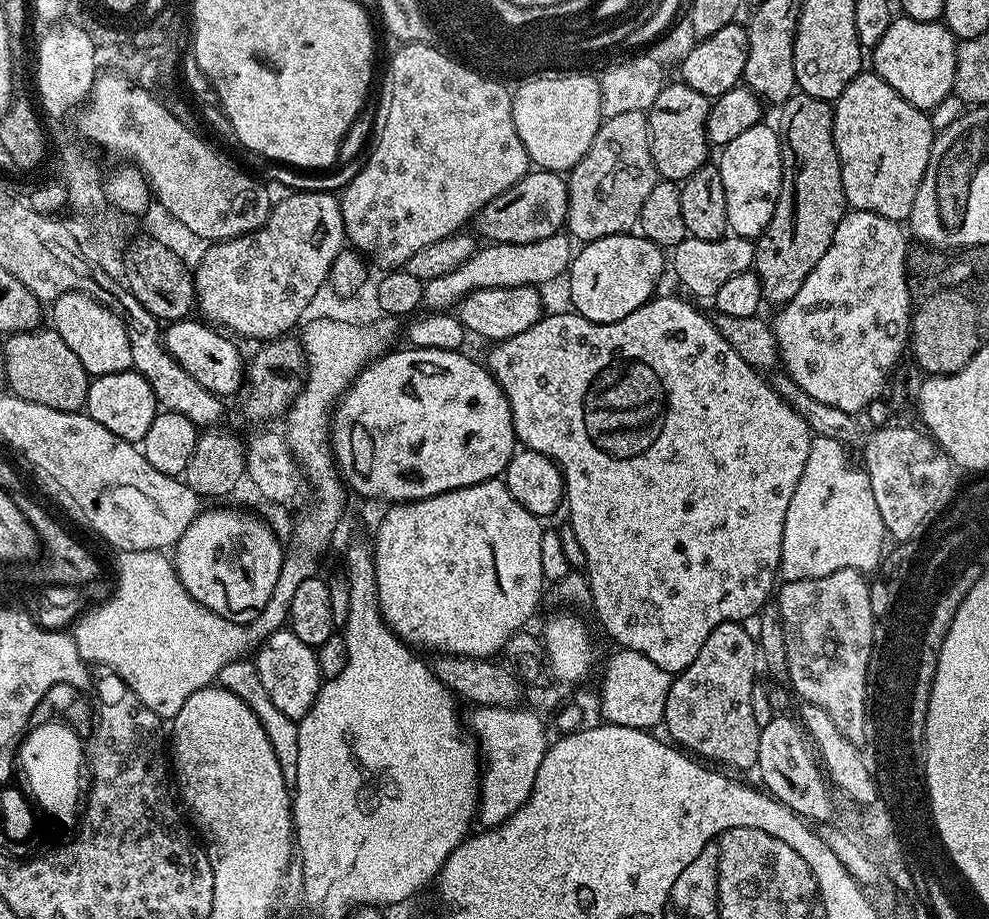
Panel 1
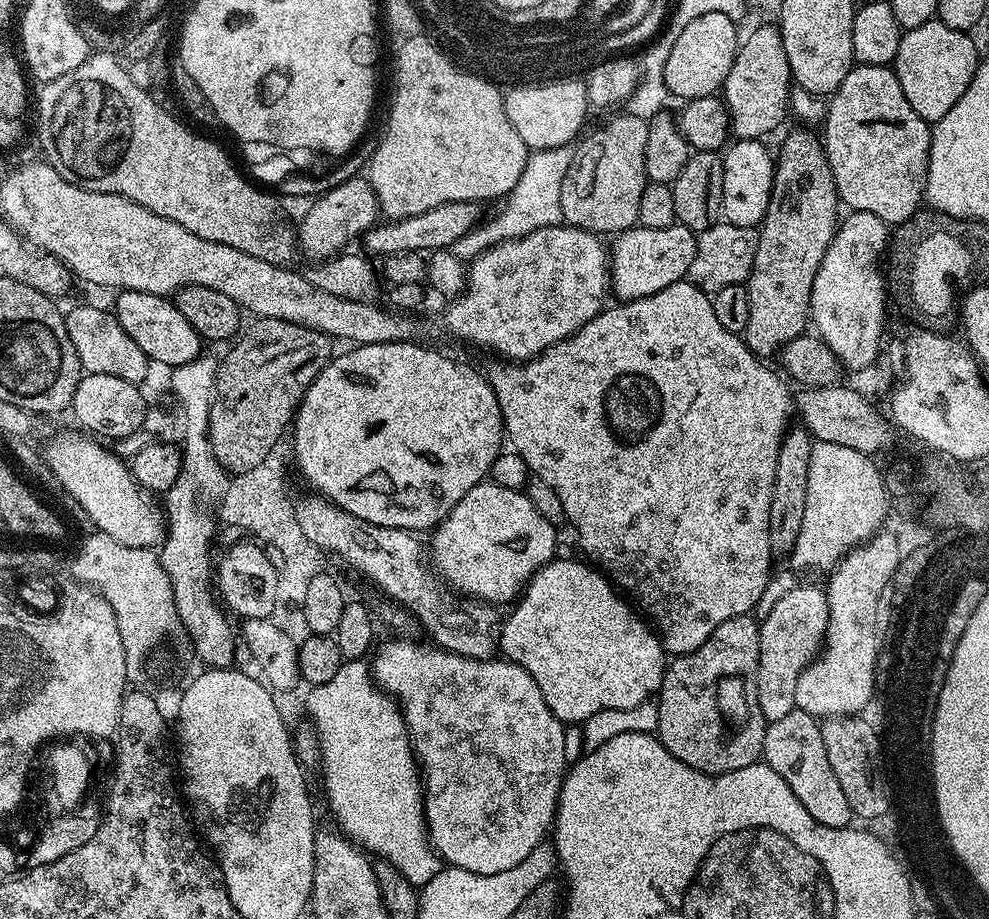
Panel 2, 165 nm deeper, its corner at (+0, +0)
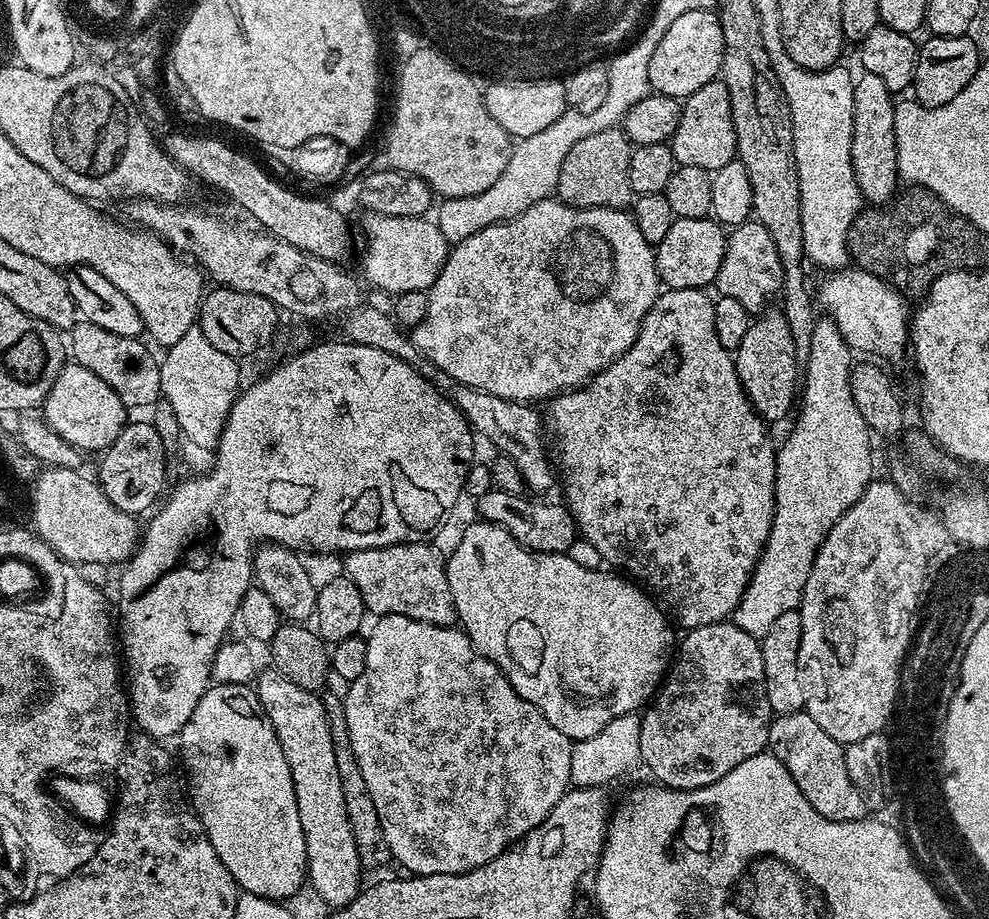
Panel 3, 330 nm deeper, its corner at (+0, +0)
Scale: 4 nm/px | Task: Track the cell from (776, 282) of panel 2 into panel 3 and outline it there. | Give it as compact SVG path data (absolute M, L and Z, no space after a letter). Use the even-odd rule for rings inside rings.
M783 311L767 312L757 315L749 323L742 342L734 350L734 359L748 401L765 421L773 422L782 419L788 411L791 413L797 403L798 371L795 366L794 338Z

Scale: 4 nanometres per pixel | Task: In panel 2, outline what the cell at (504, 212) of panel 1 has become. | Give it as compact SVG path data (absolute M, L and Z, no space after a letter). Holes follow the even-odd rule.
M474 200L442 202L434 206L434 210L426 210L426 214L414 214L402 220L377 223L362 236L365 248L363 251L372 258L385 258L401 255L403 252L431 254L437 250L451 249L452 244L462 238L462 234L470 234L470 230L474 230L476 225L485 219L486 212L480 208L483 207Z

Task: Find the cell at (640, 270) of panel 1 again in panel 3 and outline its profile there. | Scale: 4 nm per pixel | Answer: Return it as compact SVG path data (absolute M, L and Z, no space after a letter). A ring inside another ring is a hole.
M678 218L666 238L655 245L656 269L668 288L707 289L715 285L718 266L722 266L726 232L711 218Z

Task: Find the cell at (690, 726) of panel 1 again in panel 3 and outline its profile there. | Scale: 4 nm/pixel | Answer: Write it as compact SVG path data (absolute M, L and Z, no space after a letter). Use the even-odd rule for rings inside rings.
M730 622L694 628L685 636L688 637L681 644L679 641L678 655L666 679L640 717L642 764L652 771L651 779L663 787L694 790L718 782L718 778L730 774L734 766L759 754L754 746L767 747L768 728L762 728L762 722L756 724L756 720L744 718L738 706L740 698L732 698L732 688L728 688L732 684ZM714 724L718 724L718 728L714 728ZM726 724L750 726L740 734L738 730L728 730ZM750 738L760 742L750 744Z

